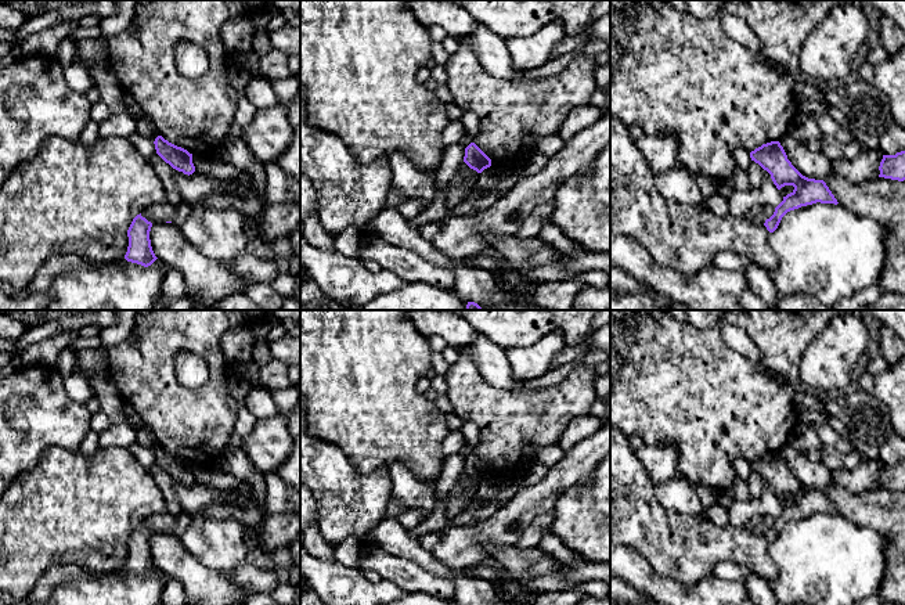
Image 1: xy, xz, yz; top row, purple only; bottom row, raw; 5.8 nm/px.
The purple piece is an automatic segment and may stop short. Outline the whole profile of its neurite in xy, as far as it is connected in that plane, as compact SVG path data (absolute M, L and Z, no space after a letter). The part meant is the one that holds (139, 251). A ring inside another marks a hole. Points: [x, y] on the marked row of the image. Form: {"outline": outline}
{"outline": "M141 213L133 219L127 230L129 246L125 255L127 262L148 267L158 259L151 246L151 227L152 223L143 217Z"}

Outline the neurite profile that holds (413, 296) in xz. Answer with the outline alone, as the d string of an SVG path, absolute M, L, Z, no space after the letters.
M415 282L376 295L364 310L465 310L466 305L455 289Z

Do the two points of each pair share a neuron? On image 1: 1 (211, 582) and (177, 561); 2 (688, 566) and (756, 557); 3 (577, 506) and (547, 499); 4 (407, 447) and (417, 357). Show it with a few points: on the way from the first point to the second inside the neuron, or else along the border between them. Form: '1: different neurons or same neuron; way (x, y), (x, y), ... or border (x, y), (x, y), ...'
1: same neuron; way (202, 582), (186, 568)
2: same neuron; way (705, 553), (739, 553)
3: different neurons; border (581, 481), (570, 485), (551, 510)
4: same neuron; way (407, 425), (407, 380)

